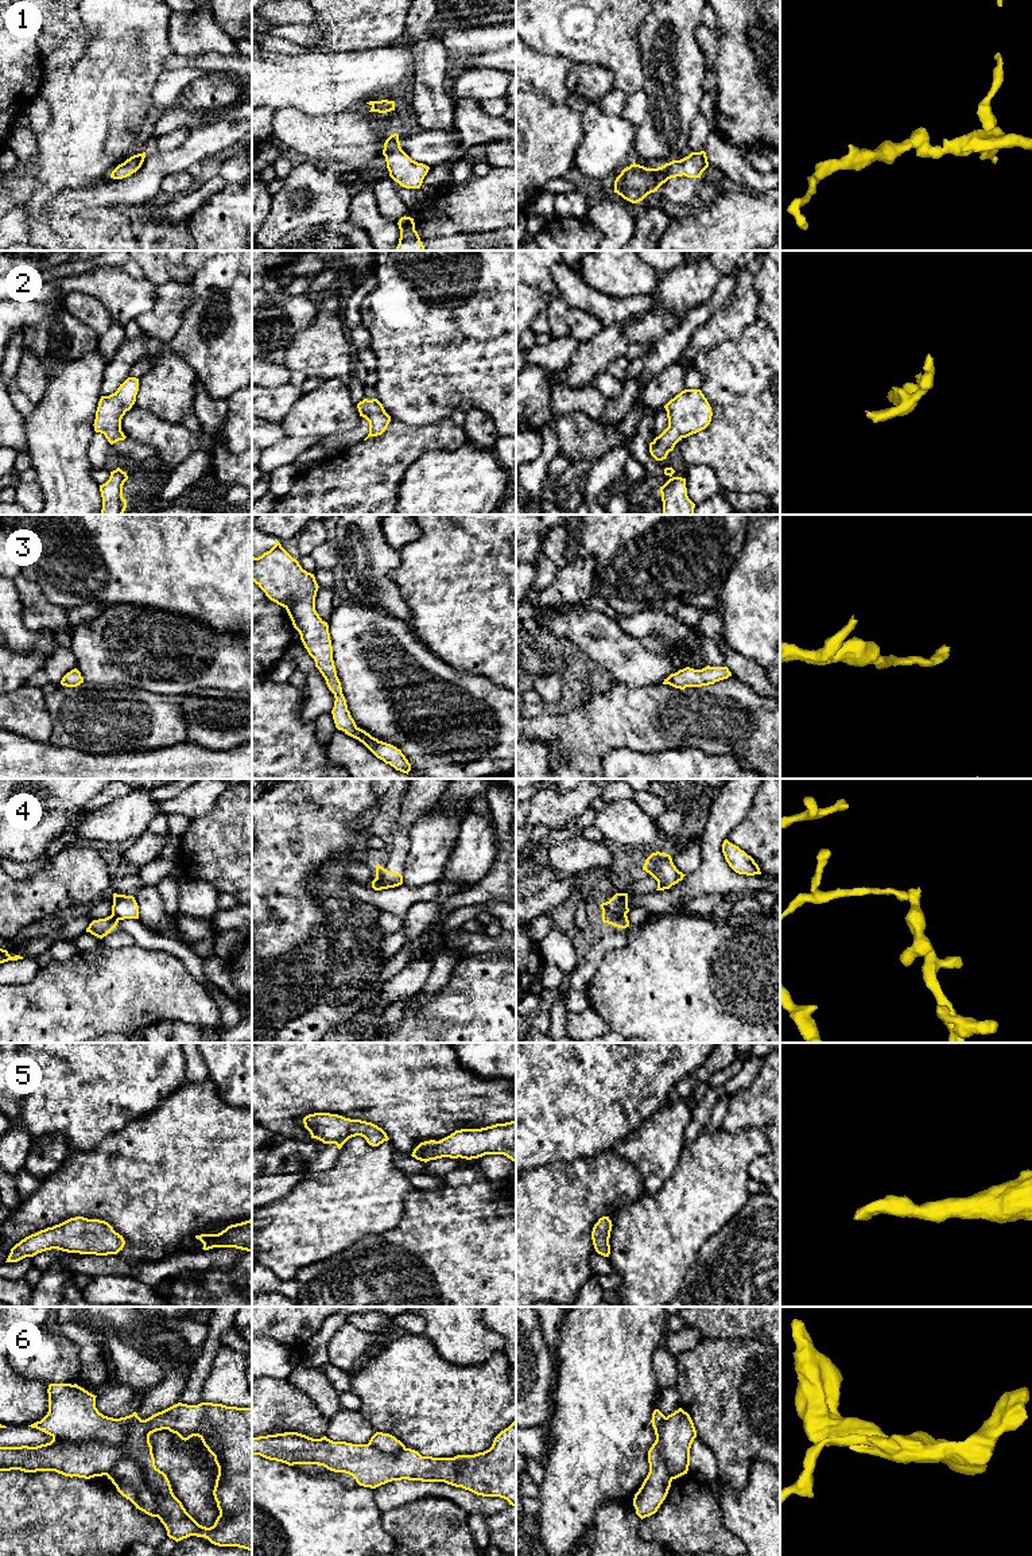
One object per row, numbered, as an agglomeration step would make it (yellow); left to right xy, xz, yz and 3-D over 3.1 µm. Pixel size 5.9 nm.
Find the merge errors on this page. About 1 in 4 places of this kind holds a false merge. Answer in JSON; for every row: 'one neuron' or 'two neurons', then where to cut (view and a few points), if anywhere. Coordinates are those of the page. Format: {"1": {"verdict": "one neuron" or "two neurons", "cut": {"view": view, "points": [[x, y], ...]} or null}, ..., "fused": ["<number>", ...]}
{"1": {"verdict": "one neuron", "cut": null}, "2": {"verdict": "one neuron", "cut": null}, "3": {"verdict": "one neuron", "cut": null}, "4": {"verdict": "two neurons", "cut": {"view": "yz", "points": [[625, 914], [620, 915], [612, 924]]}}, "5": {"verdict": "one neuron", "cut": null}, "6": {"verdict": "two neurons", "cut": {"view": "xy", "points": [[142, 1420], [130, 1427], [125, 1440], [119, 1447], [53, 1435]]}}, "fused": ["4", "6"]}

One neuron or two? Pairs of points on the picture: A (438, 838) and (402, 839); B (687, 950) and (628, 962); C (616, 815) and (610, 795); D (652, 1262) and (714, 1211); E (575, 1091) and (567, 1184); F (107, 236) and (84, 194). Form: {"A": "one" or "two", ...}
{"A": "two", "B": "one", "C": "two", "D": "one", "E": "two", "F": "two"}

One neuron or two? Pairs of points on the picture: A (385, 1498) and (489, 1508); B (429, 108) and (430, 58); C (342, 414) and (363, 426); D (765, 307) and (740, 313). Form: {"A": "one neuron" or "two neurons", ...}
{"A": "one neuron", "B": "one neuron", "C": "two neurons", "D": "two neurons"}

